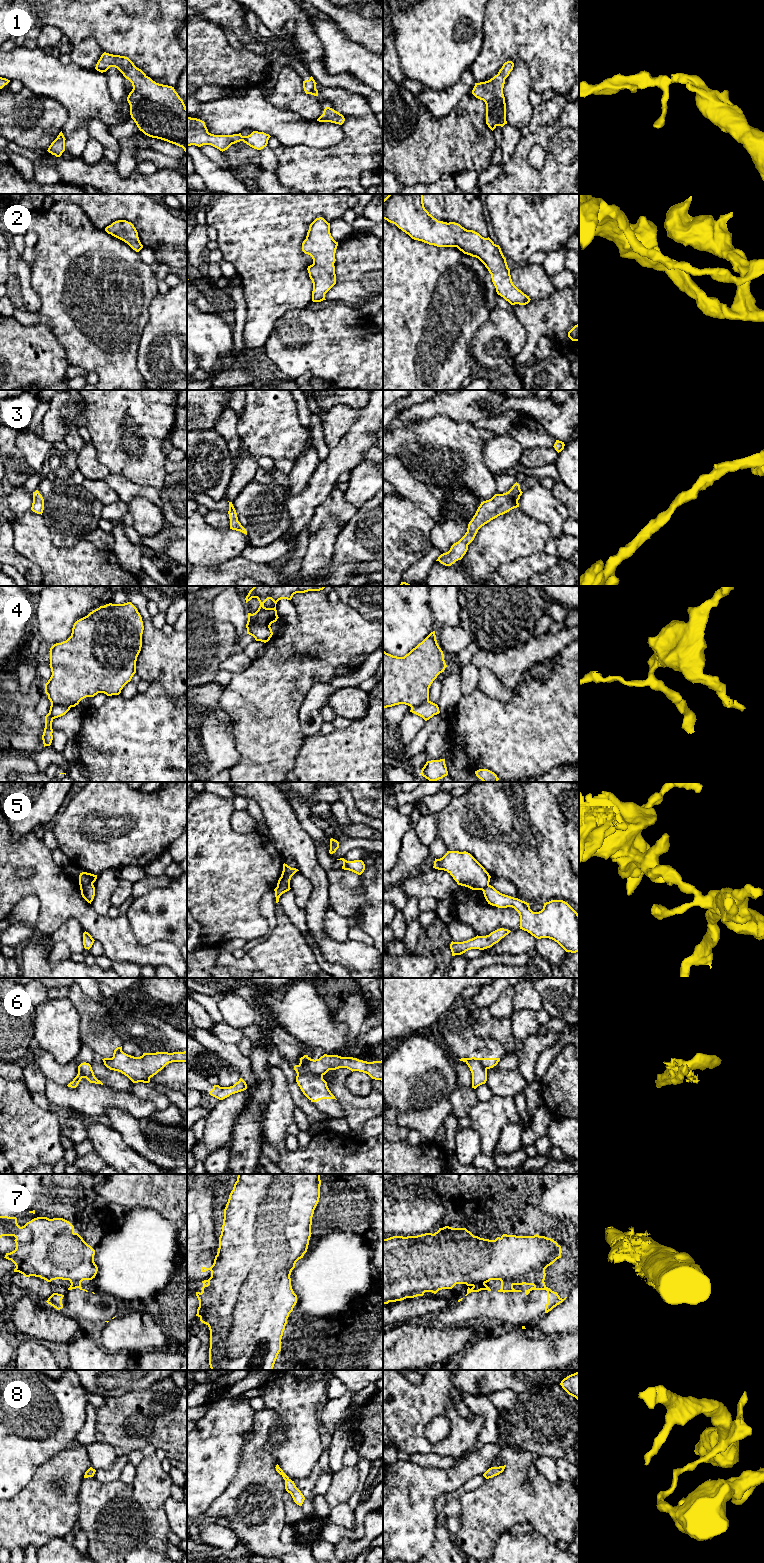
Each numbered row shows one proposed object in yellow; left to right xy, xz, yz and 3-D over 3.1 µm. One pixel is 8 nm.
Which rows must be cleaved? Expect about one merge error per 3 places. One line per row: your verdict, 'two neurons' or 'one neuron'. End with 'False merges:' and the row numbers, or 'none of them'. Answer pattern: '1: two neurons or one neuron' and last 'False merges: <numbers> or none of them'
1: one neuron
2: one neuron
3: one neuron
4: two neurons
5: two neurons
6: two neurons
7: one neuron
8: two neurons
False merges: 4, 5, 6, 8

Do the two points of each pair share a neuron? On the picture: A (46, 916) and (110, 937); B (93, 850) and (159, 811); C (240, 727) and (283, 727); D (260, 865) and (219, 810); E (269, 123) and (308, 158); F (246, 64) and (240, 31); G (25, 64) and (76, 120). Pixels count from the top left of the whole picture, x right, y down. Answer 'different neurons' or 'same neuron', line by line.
A: same neuron
B: same neuron
C: same neuron
D: same neuron
E: different neurons
F: different neurons
G: same neuron

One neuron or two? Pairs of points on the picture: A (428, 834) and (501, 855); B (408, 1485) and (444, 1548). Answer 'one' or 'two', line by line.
A: one
B: two

